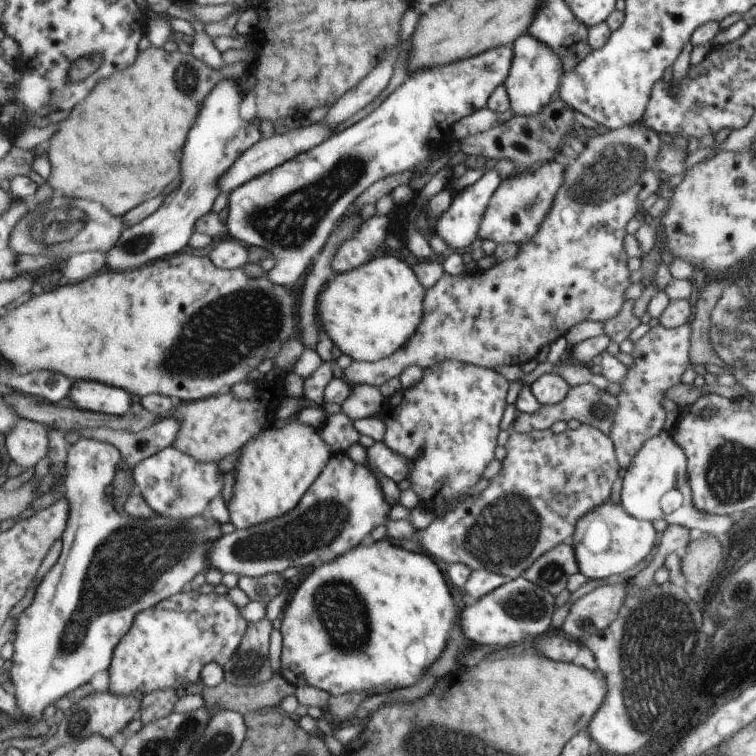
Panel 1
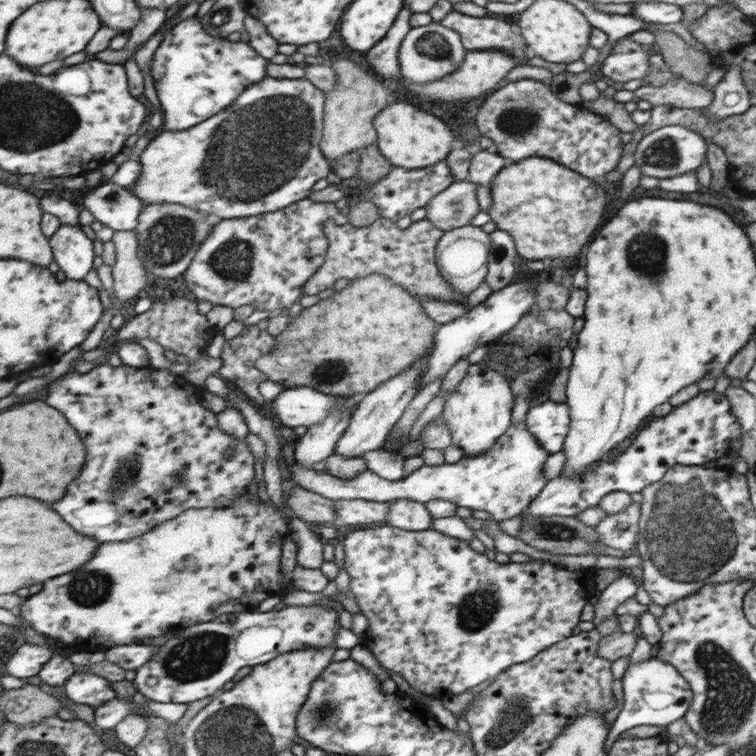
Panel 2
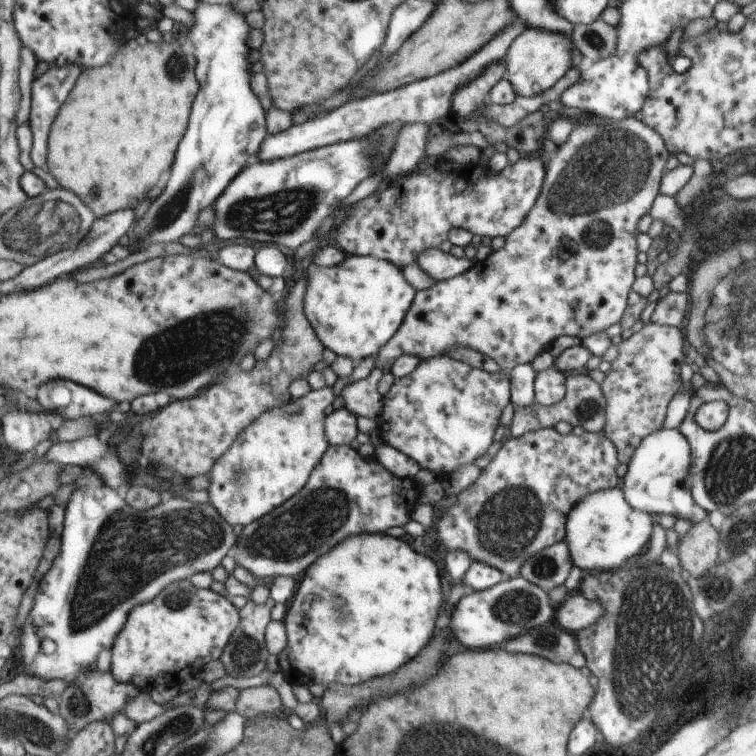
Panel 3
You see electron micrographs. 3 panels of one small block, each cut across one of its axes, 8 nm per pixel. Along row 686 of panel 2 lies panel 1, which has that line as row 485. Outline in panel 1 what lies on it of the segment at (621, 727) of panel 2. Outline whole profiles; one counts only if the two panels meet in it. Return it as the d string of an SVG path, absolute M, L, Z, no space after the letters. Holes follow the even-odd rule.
M665 431L648 438L625 469L619 504L633 518L647 522L661 518L668 525L697 528L703 535L717 535L717 538L726 540L737 516L710 515L694 509L688 484L683 449L676 445L670 433Z

